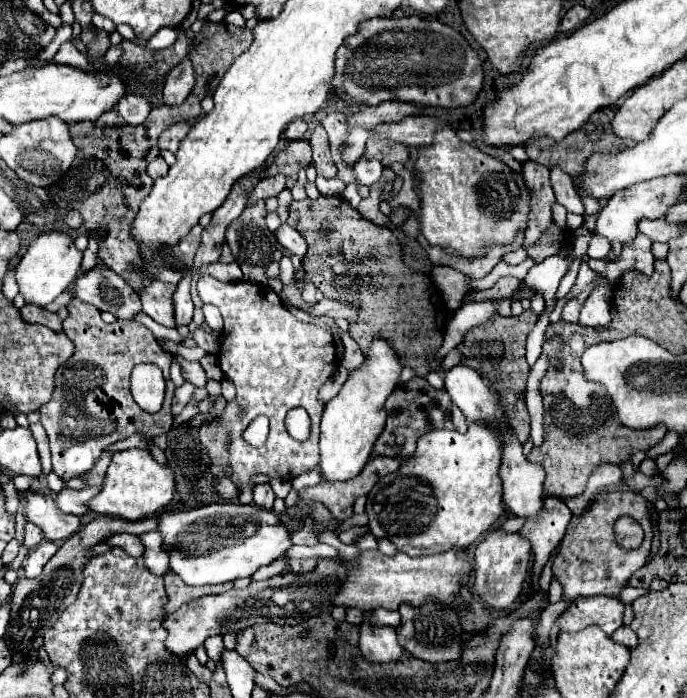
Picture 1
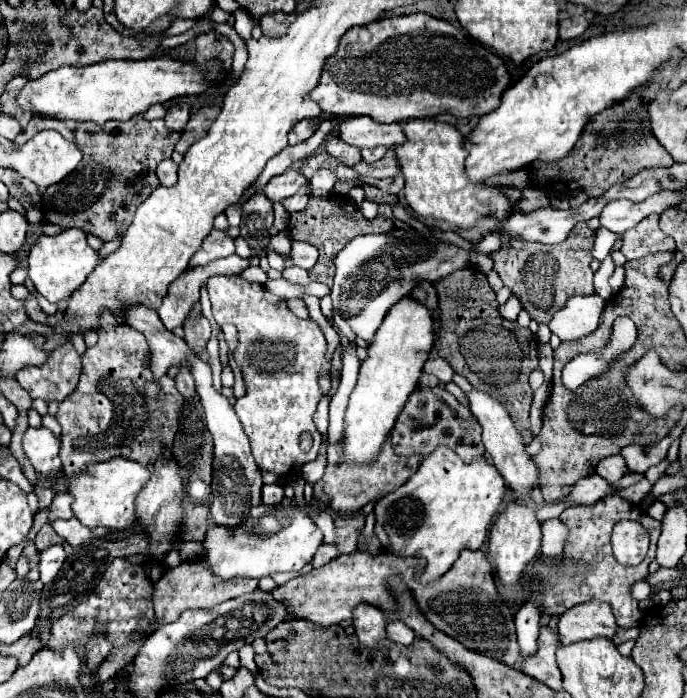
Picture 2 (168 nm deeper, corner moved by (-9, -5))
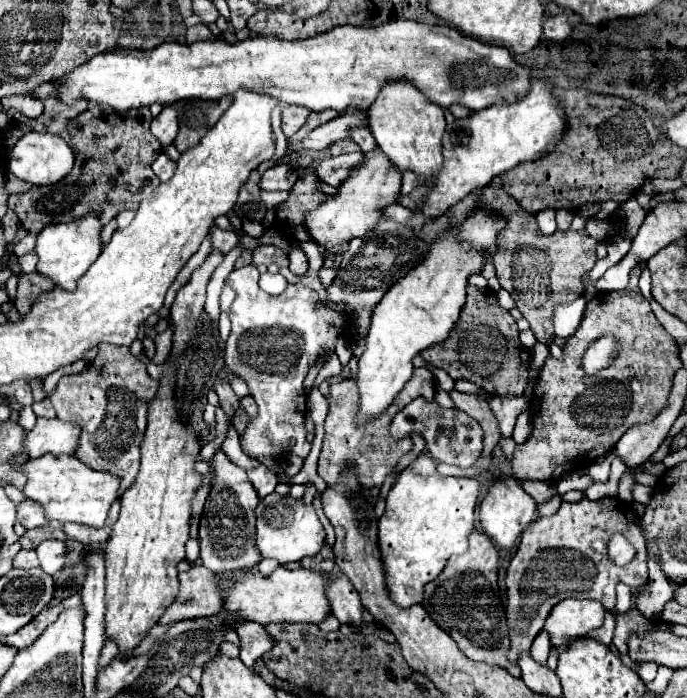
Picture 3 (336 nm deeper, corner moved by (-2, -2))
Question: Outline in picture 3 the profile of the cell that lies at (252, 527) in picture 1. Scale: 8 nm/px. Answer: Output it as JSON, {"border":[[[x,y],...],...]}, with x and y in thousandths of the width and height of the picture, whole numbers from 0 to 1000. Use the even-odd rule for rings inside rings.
{"border":[[[396,706],[384,712],[373,726],[373,787],[387,801],[402,801],[408,809],[440,804],[448,795],[466,789],[475,764],[460,741],[454,723],[443,723],[443,718],[425,715],[422,709],[410,712]]]}

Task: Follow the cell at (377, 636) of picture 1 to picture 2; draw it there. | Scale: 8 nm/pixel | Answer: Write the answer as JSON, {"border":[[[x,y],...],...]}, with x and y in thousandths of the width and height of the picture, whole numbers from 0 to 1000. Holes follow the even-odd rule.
{"border":[[[520,865],[520,874],[514,877],[511,888],[525,923],[543,928],[552,920],[563,917],[563,908],[560,908],[563,888],[552,871],[543,871],[540,865]]]}

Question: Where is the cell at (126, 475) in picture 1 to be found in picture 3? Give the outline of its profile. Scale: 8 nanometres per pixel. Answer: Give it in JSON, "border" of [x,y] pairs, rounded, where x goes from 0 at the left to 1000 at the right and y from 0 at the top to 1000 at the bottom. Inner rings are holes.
{"border":[[[70,649],[32,666],[32,675],[38,675],[41,681],[35,709],[41,715],[61,721],[70,744],[82,744],[90,749],[105,746],[131,755],[151,755],[157,729],[172,715],[175,683],[157,675],[137,675],[125,663],[114,660],[108,652],[79,655],[76,649]]]}

